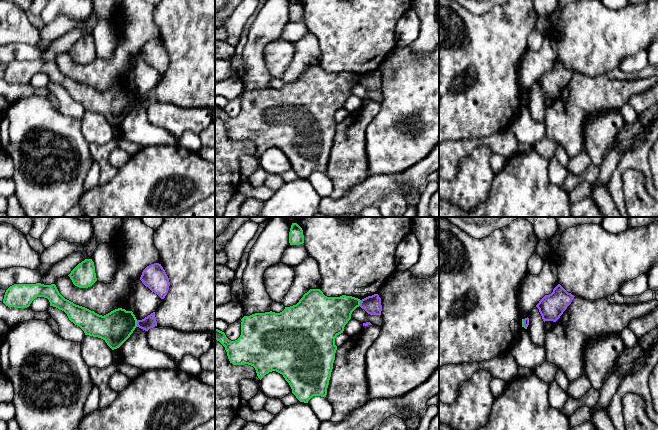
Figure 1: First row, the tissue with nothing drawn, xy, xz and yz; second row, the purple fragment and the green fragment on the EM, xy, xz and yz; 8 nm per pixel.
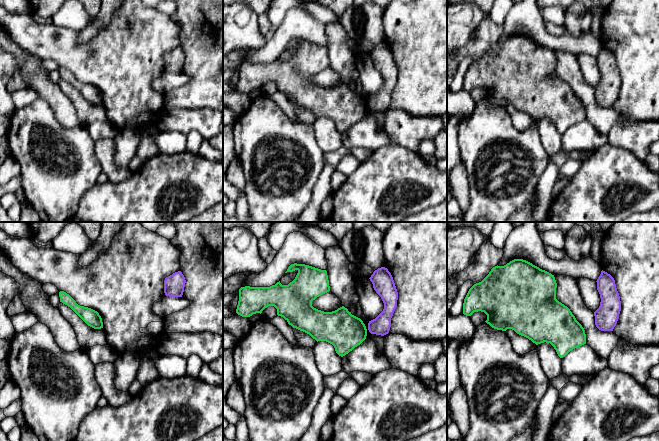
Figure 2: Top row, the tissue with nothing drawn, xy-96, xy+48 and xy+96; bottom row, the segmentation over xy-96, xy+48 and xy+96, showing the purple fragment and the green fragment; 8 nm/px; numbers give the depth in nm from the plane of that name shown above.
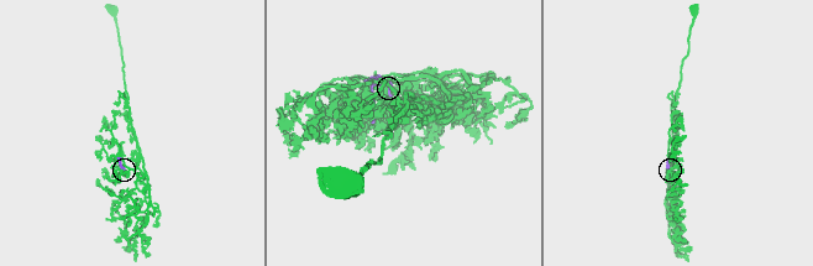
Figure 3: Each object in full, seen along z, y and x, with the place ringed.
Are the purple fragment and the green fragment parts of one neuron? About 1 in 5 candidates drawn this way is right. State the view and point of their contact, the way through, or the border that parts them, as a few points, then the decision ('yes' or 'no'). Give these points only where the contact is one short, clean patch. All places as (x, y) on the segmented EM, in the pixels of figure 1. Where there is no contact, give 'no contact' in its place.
xy (137, 323) | along xy (136, 320), (137, 326) | no

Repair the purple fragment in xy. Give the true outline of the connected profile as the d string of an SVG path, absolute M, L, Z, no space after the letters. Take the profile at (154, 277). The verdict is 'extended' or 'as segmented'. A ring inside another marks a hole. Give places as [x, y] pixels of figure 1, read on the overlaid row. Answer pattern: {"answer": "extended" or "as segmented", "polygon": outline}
{"answer": "as segmented", "polygon": "M159 263L147 266L140 277L142 283L152 292L164 299L168 293L170 282L169 278Z"}

